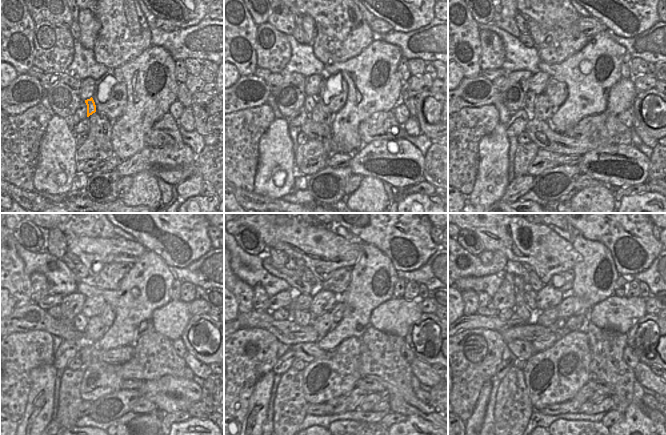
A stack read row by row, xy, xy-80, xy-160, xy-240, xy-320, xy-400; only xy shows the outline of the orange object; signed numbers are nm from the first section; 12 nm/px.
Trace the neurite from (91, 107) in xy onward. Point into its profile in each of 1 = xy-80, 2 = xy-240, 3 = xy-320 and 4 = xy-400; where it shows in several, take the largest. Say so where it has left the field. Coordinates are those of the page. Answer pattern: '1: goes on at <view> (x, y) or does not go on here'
1: goes on at xy-80 (309, 103)
2: goes on at xy-240 (80, 322)
3: goes on at xy-320 (302, 317)
4: goes on at xy-400 (521, 310)

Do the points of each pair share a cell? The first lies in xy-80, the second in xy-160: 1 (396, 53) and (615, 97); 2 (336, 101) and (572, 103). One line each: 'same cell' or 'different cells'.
1: different cells
2: different cells

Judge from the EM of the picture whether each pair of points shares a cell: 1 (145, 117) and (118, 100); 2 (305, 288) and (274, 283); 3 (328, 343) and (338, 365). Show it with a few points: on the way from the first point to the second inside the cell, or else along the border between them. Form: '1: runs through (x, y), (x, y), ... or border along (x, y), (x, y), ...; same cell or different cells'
1: border along (125, 81), (125, 110), (112, 122); different cells
2: border along (268, 272), (281, 277), (291, 288); different cells
3: border along (351, 336), (344, 339), (330, 351); different cells

